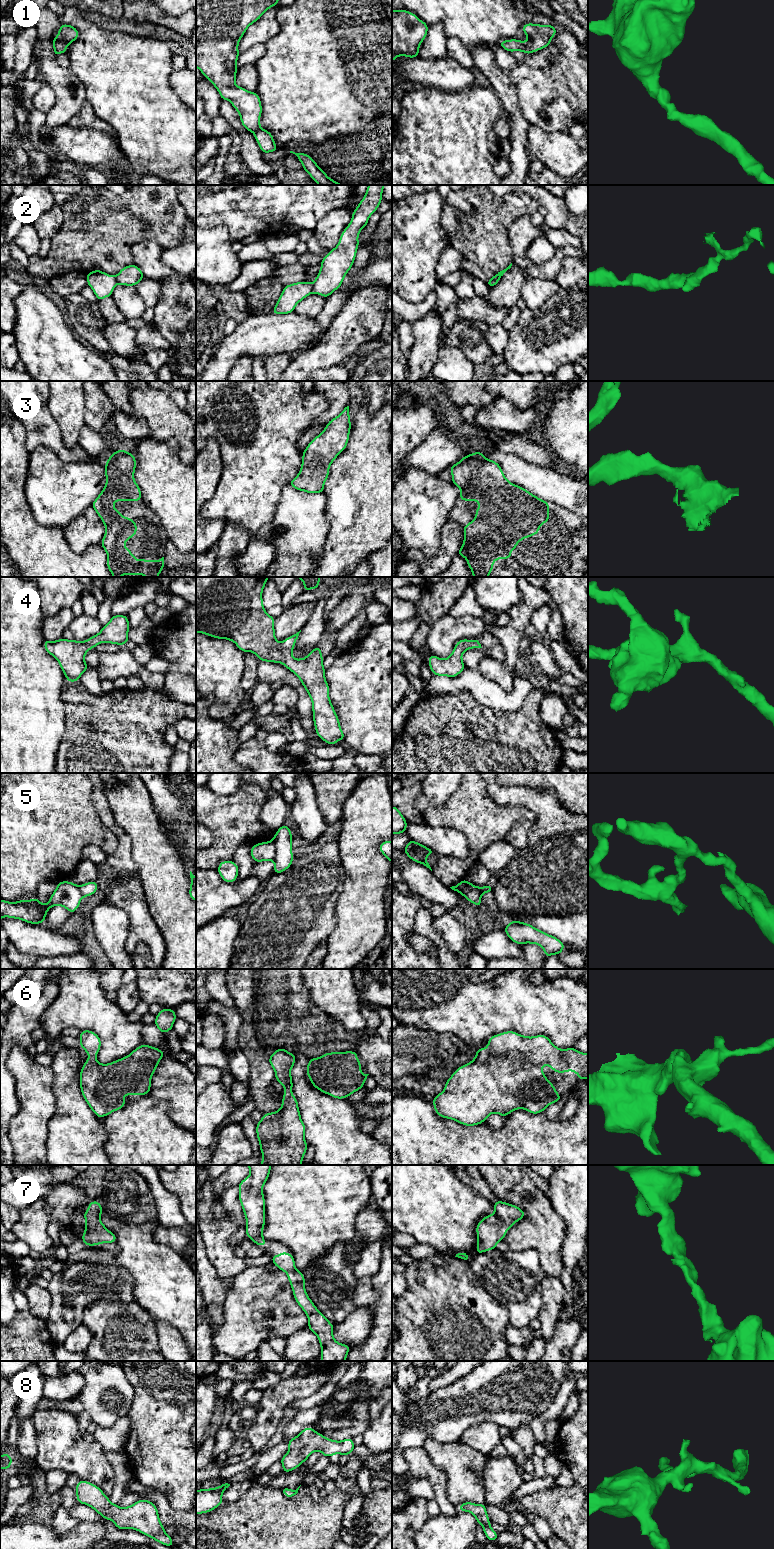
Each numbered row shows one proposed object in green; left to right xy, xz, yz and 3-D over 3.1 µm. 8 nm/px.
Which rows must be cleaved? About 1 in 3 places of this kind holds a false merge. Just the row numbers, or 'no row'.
2, 5

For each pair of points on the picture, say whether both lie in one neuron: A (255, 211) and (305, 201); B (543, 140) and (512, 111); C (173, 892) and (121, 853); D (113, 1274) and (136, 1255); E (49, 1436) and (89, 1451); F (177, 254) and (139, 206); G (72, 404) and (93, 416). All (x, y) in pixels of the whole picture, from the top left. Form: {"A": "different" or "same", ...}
{"A": "same", "B": "different", "C": "different", "D": "different", "E": "same", "F": "different", "G": "different"}

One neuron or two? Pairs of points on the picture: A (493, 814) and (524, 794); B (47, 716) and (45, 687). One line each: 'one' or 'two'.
A: two
B: one

